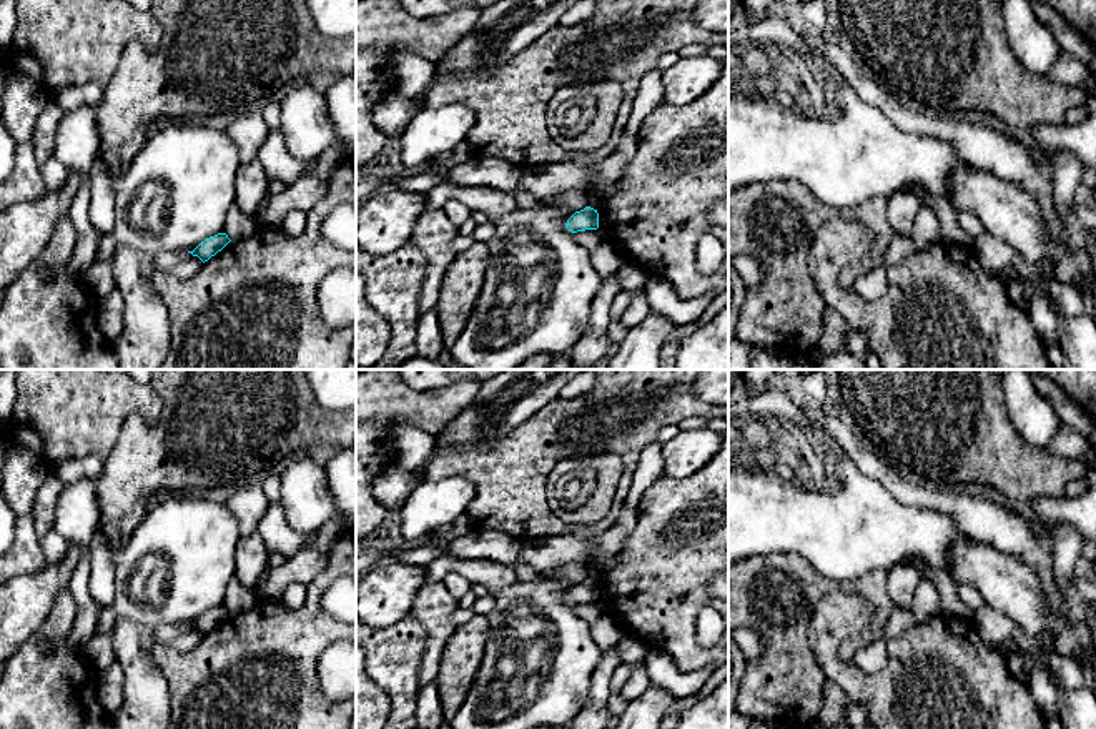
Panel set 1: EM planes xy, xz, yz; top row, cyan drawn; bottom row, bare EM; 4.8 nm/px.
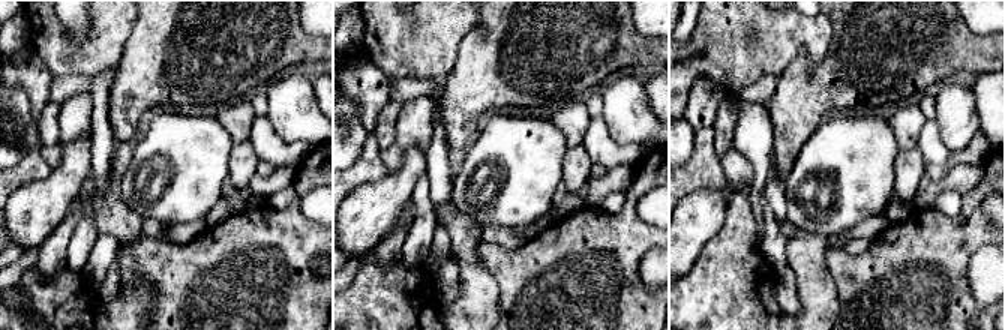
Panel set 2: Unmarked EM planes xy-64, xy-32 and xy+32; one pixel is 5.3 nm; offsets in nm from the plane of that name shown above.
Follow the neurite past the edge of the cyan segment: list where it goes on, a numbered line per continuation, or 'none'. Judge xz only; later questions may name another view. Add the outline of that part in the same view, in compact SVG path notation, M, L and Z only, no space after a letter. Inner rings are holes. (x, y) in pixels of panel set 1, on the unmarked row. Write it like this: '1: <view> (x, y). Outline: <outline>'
none

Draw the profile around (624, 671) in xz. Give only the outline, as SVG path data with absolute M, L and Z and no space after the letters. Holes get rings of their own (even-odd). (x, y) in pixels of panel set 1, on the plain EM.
M619 664L610 677L610 692L620 692L620 689L629 681L635 667L637 664Z

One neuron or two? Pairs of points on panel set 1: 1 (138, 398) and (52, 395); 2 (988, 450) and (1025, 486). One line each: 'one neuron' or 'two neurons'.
1: one neuron
2: one neuron

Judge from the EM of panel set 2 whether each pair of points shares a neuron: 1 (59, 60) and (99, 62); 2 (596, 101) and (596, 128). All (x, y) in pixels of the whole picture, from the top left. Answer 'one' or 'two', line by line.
1: one
2: two

